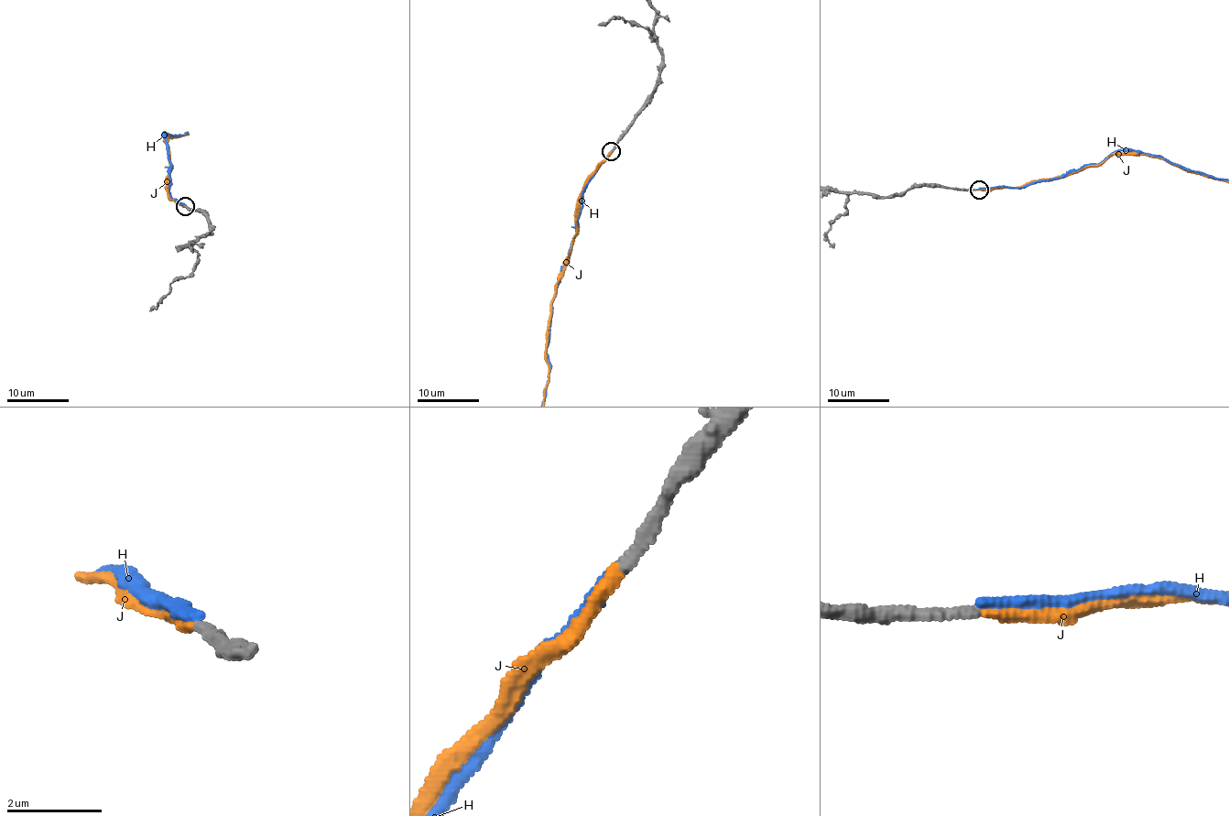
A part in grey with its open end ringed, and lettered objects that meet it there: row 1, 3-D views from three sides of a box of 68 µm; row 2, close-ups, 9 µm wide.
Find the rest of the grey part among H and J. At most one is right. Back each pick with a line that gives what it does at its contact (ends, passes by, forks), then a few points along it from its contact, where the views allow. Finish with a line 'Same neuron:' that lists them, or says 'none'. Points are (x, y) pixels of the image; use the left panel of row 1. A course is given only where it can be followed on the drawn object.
J: it ends
Same neuron: J

